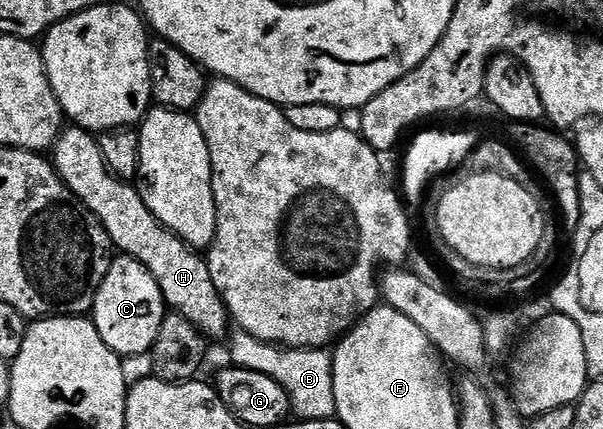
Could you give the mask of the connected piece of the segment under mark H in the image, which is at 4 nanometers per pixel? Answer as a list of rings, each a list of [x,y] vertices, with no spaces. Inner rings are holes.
[[[81,127],[64,130],[54,145],[53,162],[63,184],[95,214],[97,221],[101,221],[105,233],[109,233],[112,248],[145,265],[145,269],[153,273],[153,281],[157,281],[161,289],[164,304],[174,314],[185,316],[208,340],[226,340],[229,312],[219,296],[217,285],[213,285],[206,258],[153,217],[138,186],[107,170],[98,138]]]

